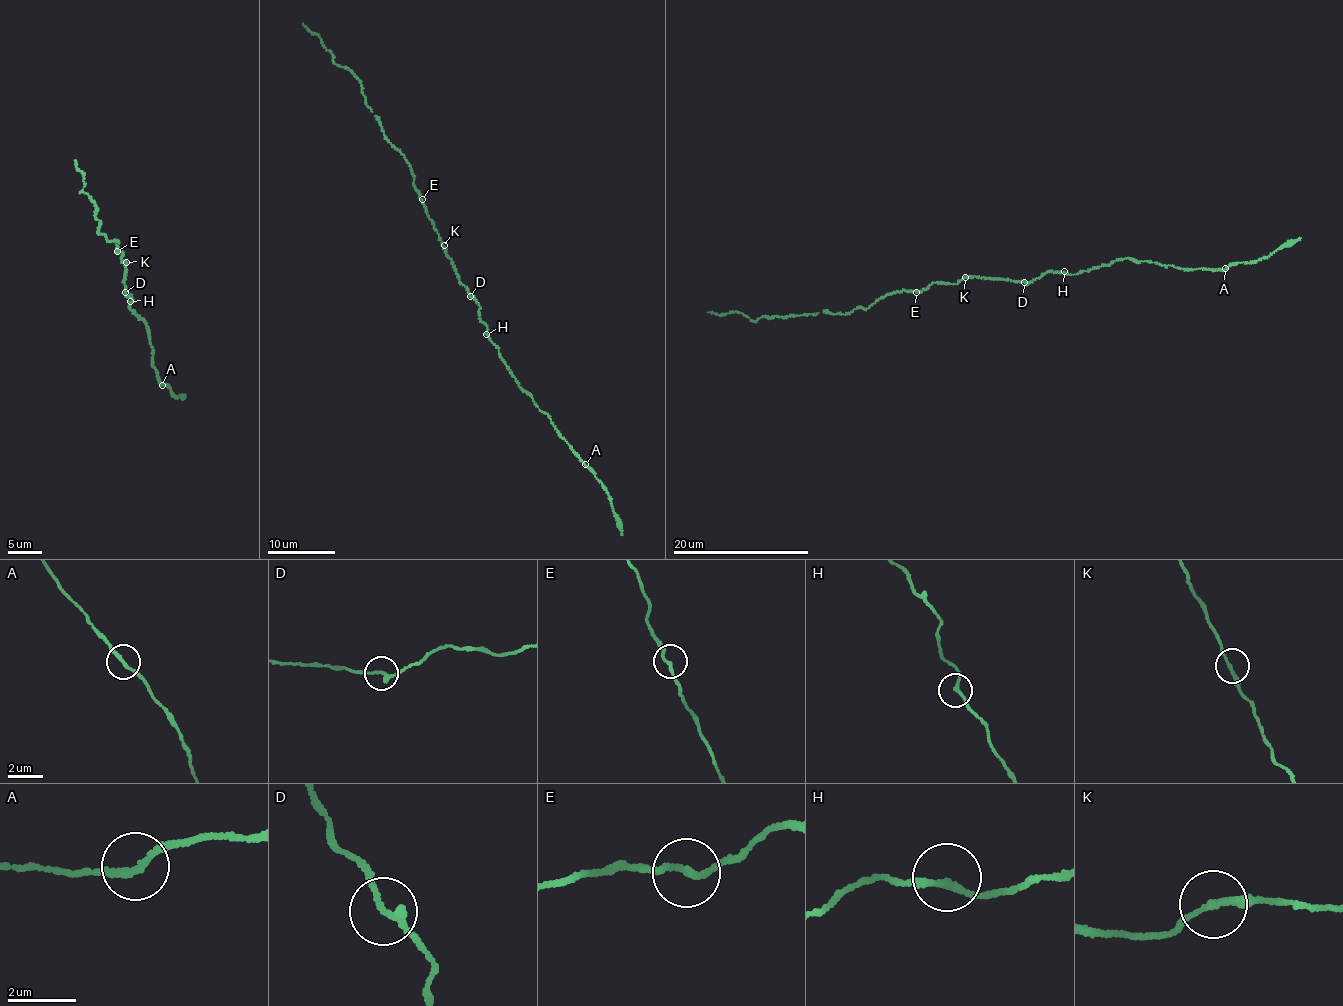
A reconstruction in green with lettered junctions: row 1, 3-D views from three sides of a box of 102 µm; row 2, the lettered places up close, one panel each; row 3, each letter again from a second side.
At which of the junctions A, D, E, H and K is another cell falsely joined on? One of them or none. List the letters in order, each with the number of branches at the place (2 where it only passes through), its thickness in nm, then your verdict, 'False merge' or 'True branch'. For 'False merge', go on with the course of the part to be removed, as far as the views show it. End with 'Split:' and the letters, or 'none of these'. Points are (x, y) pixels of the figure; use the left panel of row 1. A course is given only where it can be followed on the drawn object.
A: Branches: 2. Thickness 190 nm. True branch
D: Branches: 2. Thickness 200 nm. True branch
E: Branches: 2. Thickness 190 nm. True branch
H: Branches: 2. Thickness 180 nm. True branch
K: Branches: 2. Thickness 170 nm. True branch
Split: none of these

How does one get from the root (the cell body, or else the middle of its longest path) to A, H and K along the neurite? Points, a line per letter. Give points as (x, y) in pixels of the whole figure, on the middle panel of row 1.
A: (457, 276), (479, 304), (487, 335), (498, 347), (518, 386), (548, 415), (555, 429), (585, 464)
H: (457, 276), (479, 304), (486, 334)
K: (457, 276), (444, 245)

